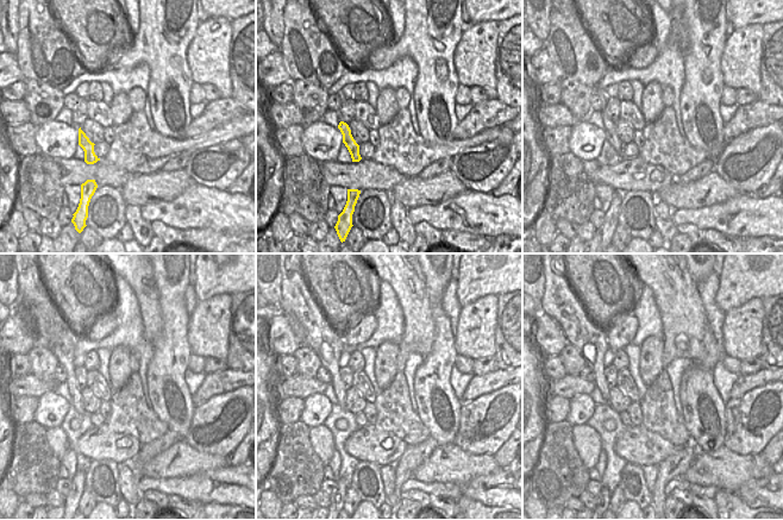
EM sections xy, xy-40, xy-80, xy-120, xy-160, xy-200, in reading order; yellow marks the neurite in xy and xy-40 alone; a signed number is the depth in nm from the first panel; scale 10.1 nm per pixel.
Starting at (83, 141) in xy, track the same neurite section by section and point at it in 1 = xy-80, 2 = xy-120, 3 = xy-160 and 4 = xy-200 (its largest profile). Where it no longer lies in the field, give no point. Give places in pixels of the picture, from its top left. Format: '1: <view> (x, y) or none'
1: xy-80 (609, 127)
2: xy-120 (62, 345)
3: xy-160 (326, 343)
4: xy-200 (561, 302)

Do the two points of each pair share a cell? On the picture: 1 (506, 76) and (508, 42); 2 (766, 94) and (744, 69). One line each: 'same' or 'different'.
1: same
2: different

